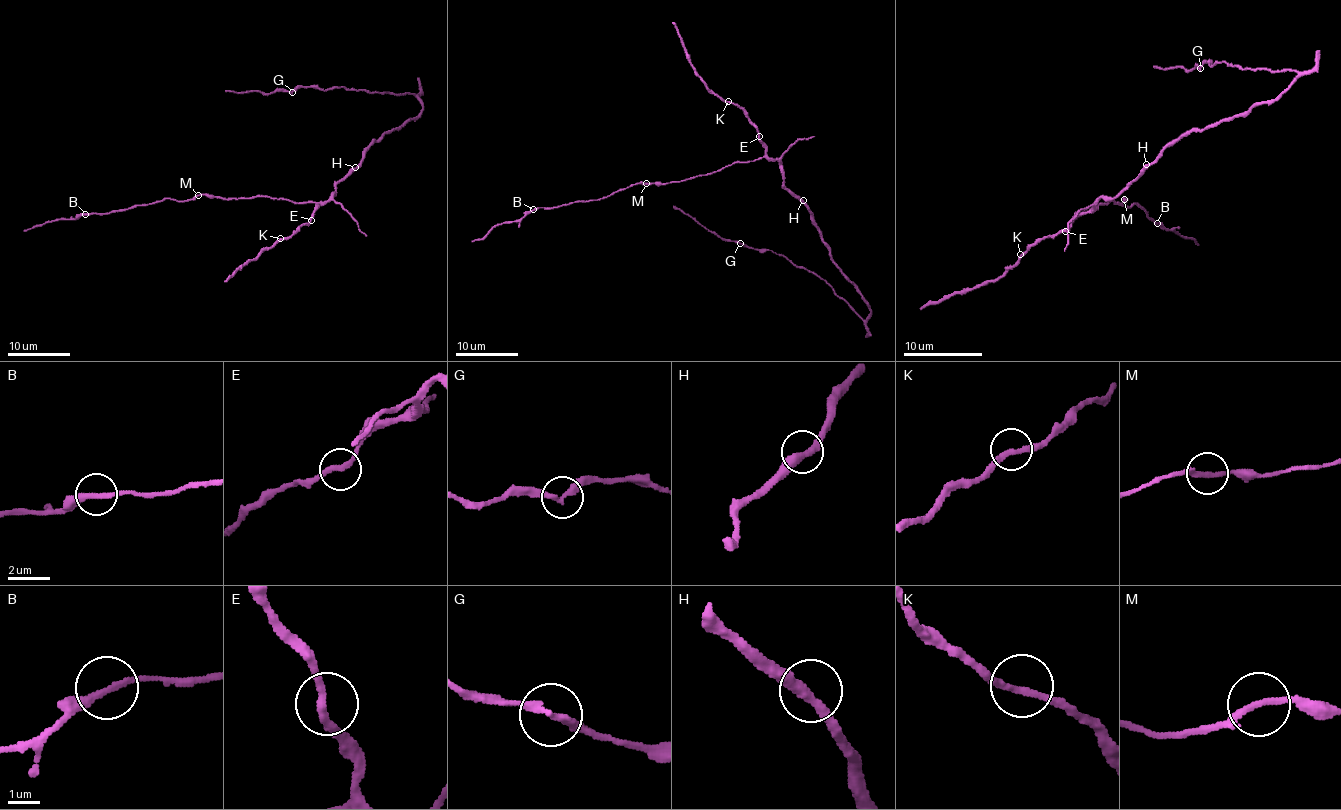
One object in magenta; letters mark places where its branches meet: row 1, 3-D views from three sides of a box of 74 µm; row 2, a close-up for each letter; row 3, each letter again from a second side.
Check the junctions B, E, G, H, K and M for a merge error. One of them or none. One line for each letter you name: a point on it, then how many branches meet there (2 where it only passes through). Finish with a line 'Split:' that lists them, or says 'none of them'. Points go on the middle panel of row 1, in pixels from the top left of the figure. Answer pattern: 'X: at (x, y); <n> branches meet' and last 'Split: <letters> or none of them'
Split: none of them

